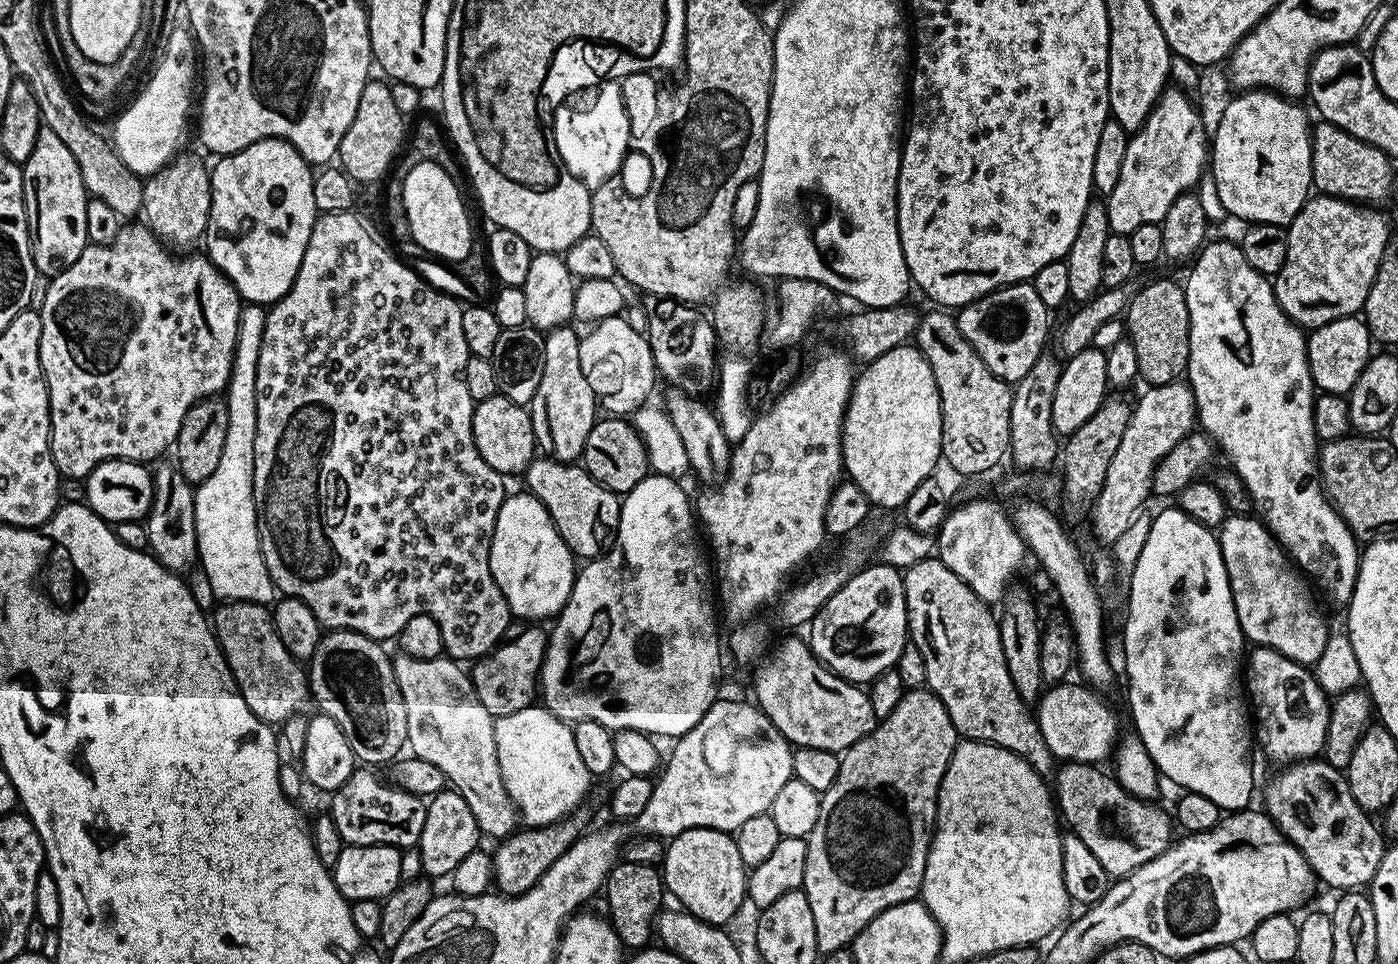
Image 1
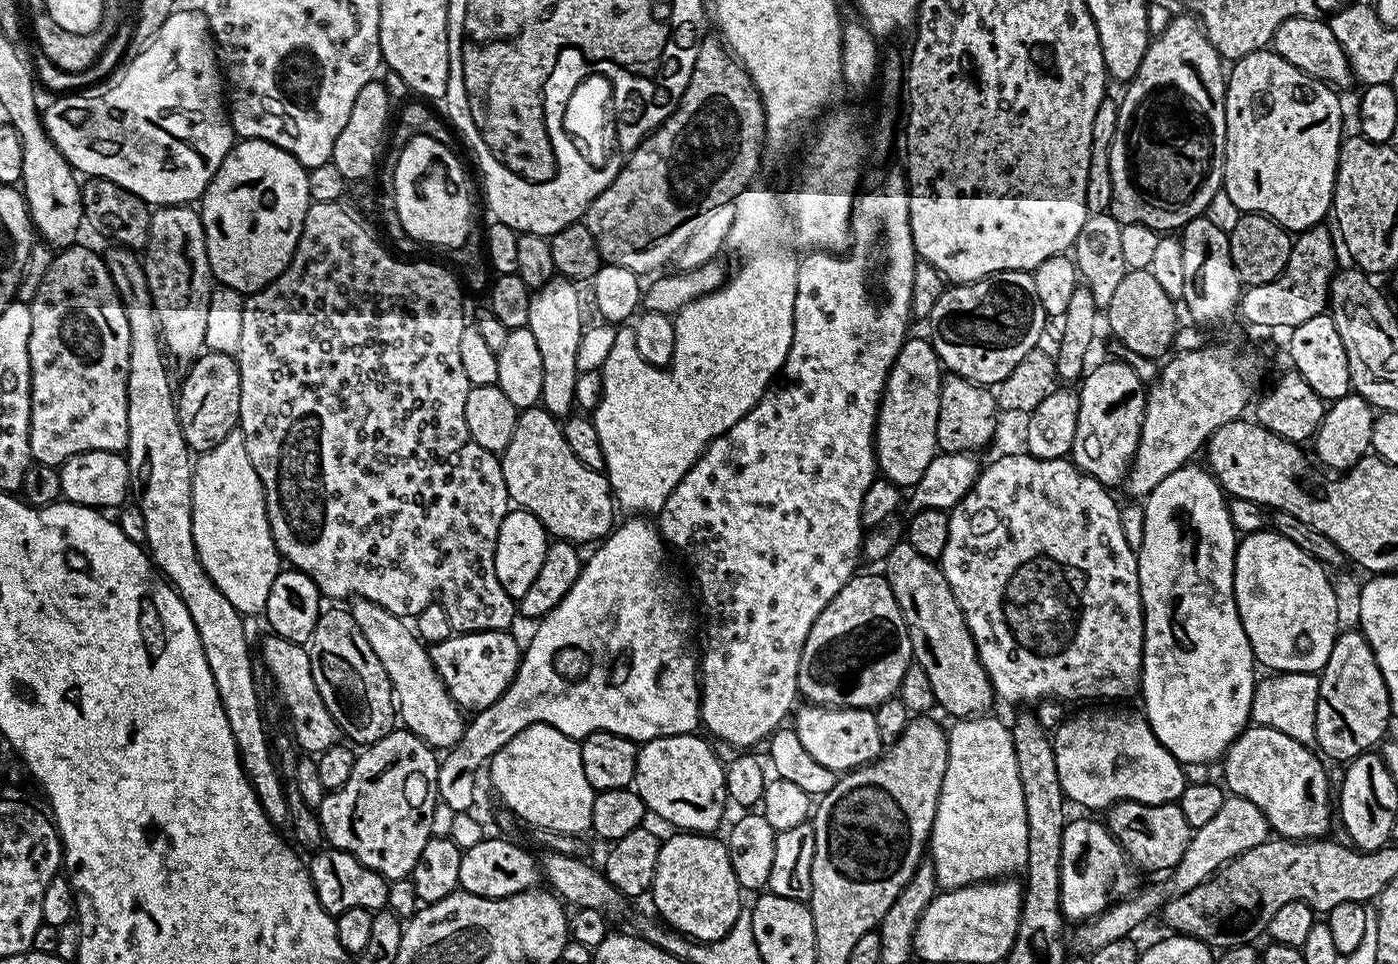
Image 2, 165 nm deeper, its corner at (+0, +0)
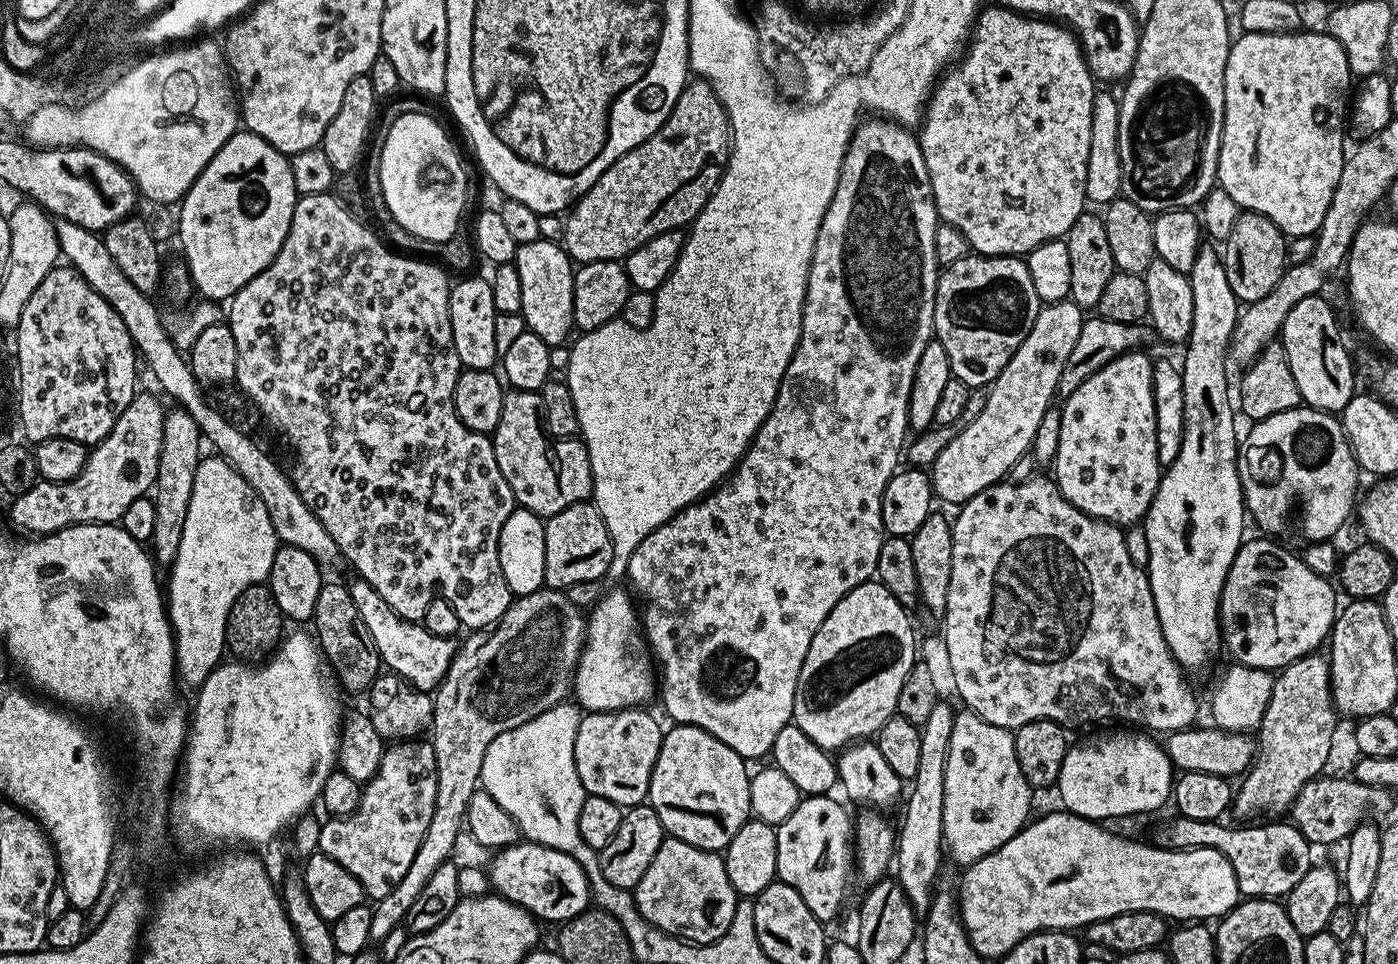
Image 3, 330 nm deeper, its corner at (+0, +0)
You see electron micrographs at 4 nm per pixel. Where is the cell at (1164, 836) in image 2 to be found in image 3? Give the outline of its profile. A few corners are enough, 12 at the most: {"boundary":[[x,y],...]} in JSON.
{"boundary":[[1182,815],[1156,832],[1213,848],[1244,898],[1284,898],[1314,867],[1291,822],[1227,828]]}

